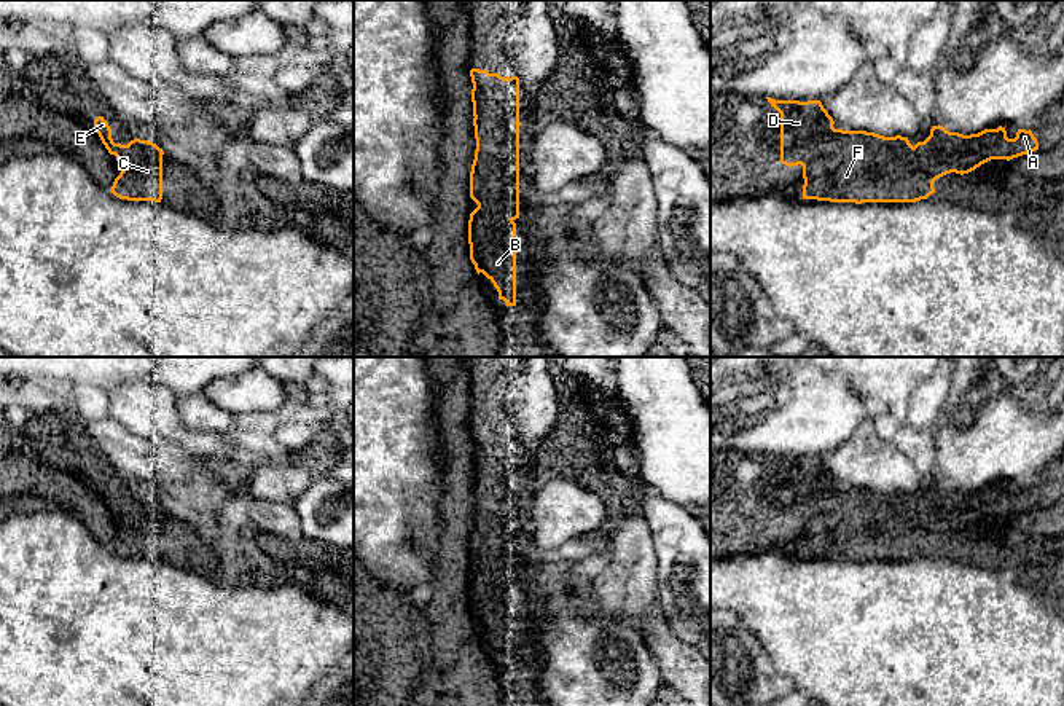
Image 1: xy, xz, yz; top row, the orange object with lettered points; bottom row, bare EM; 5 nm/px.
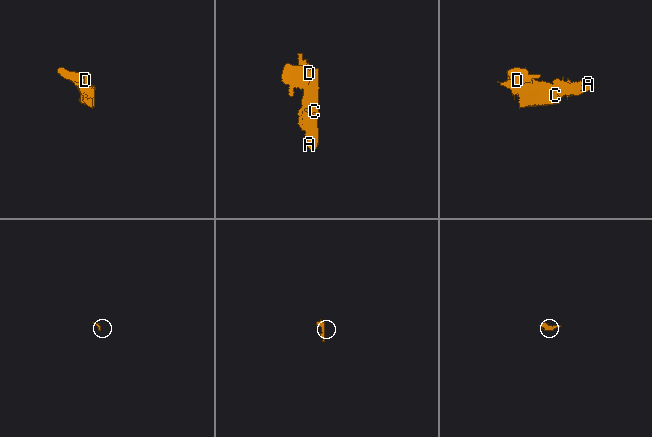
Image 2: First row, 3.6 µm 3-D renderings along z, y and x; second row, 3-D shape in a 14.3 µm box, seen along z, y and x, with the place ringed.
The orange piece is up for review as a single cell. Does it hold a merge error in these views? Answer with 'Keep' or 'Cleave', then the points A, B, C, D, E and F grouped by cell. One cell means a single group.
Keep. Groups: A B C D E F

